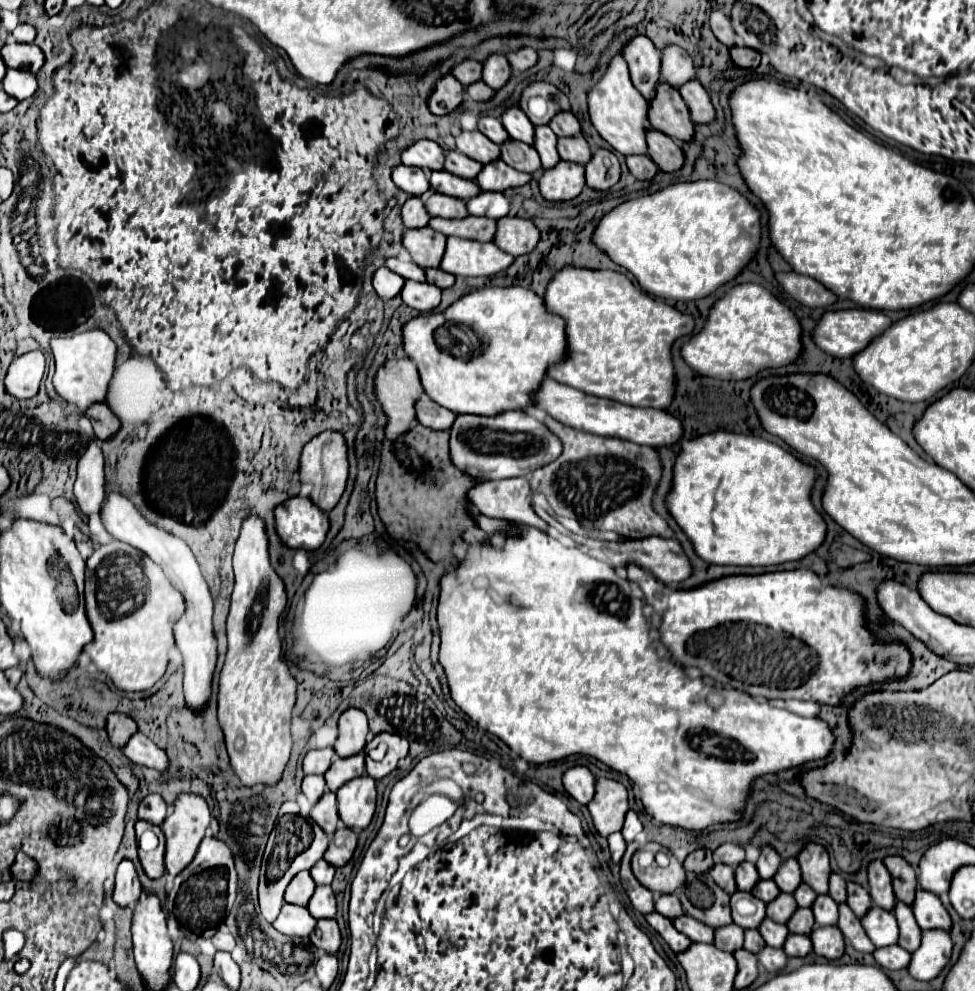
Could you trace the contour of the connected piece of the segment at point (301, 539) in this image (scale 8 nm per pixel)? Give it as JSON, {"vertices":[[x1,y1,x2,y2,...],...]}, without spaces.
{"vertices":[[292,497,274,509,276,533,288,549,312,551,324,543,328,515,322,513,308,497]]}

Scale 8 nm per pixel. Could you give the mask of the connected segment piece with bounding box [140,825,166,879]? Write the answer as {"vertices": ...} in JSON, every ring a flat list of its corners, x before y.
{"vertices":[[152,825,152,831,158,833,160,837,160,845,152,851,152,853,140,853,140,863,144,867,144,873,150,877,150,879,158,879,164,875,166,867,164,867,164,835,160,831,160,827,154,827]]}

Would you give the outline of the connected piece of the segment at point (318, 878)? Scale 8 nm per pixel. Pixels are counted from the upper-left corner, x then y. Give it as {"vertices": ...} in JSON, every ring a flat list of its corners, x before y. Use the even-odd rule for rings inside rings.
{"vertices":[[320,859,312,869,312,879,316,881,316,885,330,885,332,883,332,877,334,877,334,867,330,863,326,863,324,859]]}

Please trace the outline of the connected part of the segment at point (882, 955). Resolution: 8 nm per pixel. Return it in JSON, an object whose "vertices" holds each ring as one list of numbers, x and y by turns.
{"vertices":[[898,945,880,947,872,955,874,955,876,963,882,969,888,969,888,971,892,971,892,969,904,969,908,965,908,959,910,959,910,953,904,951,902,947,898,947]]}

